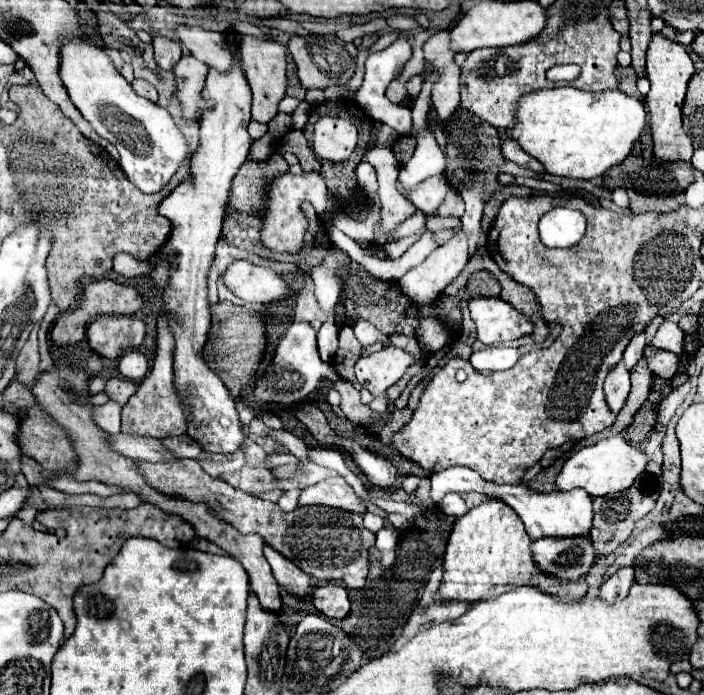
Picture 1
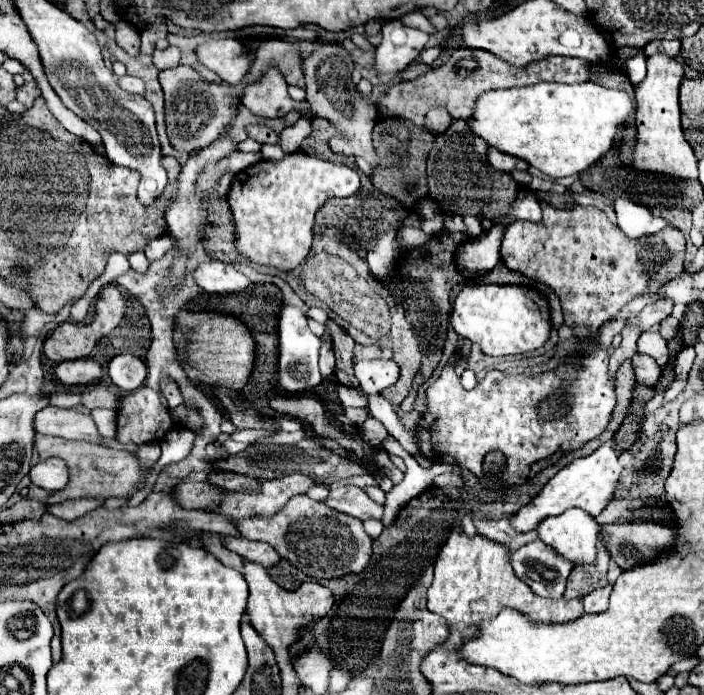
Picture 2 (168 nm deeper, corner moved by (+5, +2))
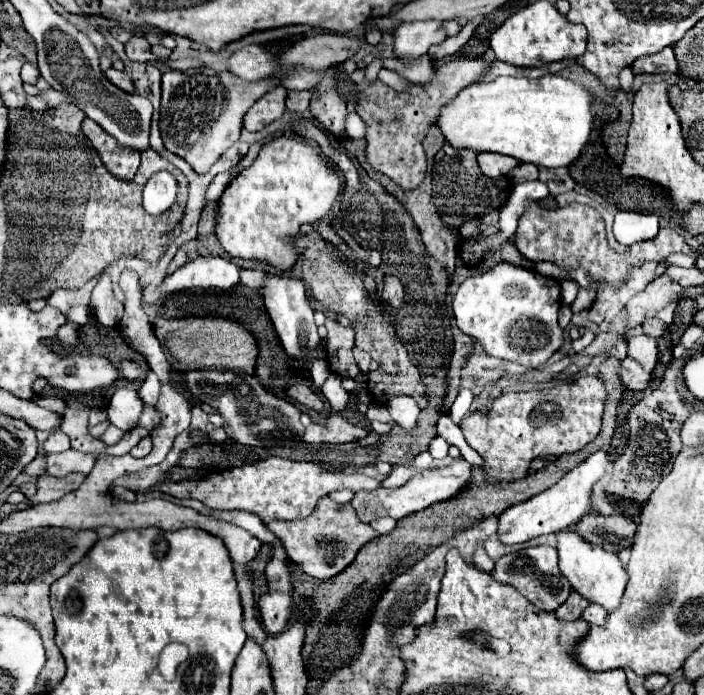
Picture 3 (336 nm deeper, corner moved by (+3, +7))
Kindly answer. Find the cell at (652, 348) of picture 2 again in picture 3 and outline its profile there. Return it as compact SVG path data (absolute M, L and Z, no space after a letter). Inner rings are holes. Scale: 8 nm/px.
M633 334L627 342L627 354L631 358L635 358L637 362L641 362L645 366L645 370L653 372L657 358L659 358L659 350L657 350L657 338L651 338L647 334Z

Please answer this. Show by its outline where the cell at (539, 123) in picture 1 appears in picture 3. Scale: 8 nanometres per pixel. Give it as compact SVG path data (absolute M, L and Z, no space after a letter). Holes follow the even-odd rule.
M547 74L537 80L501 76L493 82L467 86L455 102L441 110L437 124L455 148L499 152L535 166L563 168L573 164L591 140L595 126L593 94L581 82L559 74Z

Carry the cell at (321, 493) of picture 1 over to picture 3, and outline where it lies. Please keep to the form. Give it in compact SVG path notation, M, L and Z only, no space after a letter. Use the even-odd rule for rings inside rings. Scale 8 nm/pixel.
M463 458L453 460L449 466L445 468L437 468L437 470L427 470L421 474L415 474L405 486L395 488L395 490L387 490L387 488L379 488L379 490L371 490L371 492L357 492L351 500L351 506L355 508L357 516L369 524L375 518L381 516L389 516L389 518L403 518L407 514L425 510L427 506L435 504L435 502L443 502L447 498L453 498L455 494L459 494L463 490L463 486L469 482L471 476L471 464L465 462Z

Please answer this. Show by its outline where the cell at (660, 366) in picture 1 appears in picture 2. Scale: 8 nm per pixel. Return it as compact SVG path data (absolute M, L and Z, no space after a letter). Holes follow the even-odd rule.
M635 353L631 357L633 369L635 369L635 381L647 387L653 387L657 383L657 379L661 377L661 367L657 367L655 359L651 359L649 355L639 355Z

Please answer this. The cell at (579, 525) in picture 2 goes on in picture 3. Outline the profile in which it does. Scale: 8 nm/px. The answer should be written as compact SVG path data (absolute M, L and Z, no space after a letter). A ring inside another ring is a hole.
M561 530L555 534L557 536L557 552L559 552L559 568L571 582L571 586L585 596L591 602L601 604L607 612L615 610L619 606L619 600L623 596L625 584L627 584L627 572L617 558L617 554L603 550L601 546L589 544L583 540L575 530Z

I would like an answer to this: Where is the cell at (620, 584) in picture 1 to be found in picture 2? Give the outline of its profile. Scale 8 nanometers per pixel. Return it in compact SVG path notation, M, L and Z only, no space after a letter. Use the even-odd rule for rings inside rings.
M611 585L603 587L603 589L597 589L593 593L589 593L587 597L583 597L583 607L585 607L585 613L591 613L591 615L597 615L601 611L607 609L609 605L609 595L611 595Z

